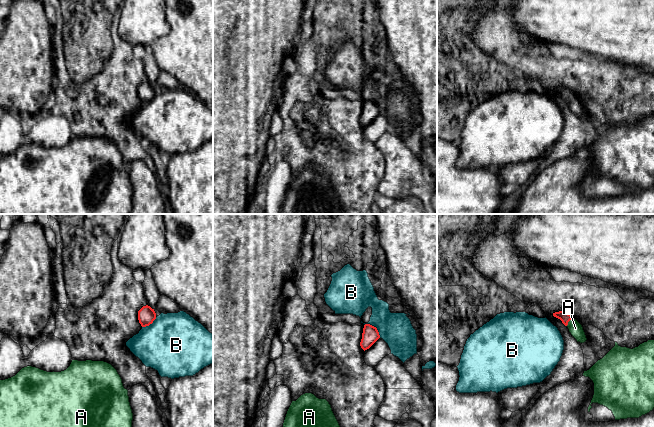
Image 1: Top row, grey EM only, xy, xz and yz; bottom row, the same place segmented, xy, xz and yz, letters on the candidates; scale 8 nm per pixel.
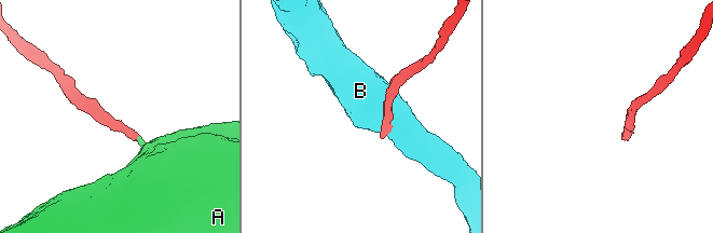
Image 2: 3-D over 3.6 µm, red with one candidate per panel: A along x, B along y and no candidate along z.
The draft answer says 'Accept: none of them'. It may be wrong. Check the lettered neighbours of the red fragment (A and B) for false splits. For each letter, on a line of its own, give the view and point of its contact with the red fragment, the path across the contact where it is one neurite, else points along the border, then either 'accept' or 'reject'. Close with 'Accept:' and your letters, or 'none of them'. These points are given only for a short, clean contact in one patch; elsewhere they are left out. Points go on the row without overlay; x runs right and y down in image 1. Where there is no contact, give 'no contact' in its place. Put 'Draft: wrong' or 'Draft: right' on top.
Draft: wrong
A: meets red in yz at (568, 97); runs through yz (564, 93), (568, 97), (575, 104); accept
B: meets red in xz at (375, 103); border along xz (364, 100), (374, 102), (380, 113); reject
Accept: A

